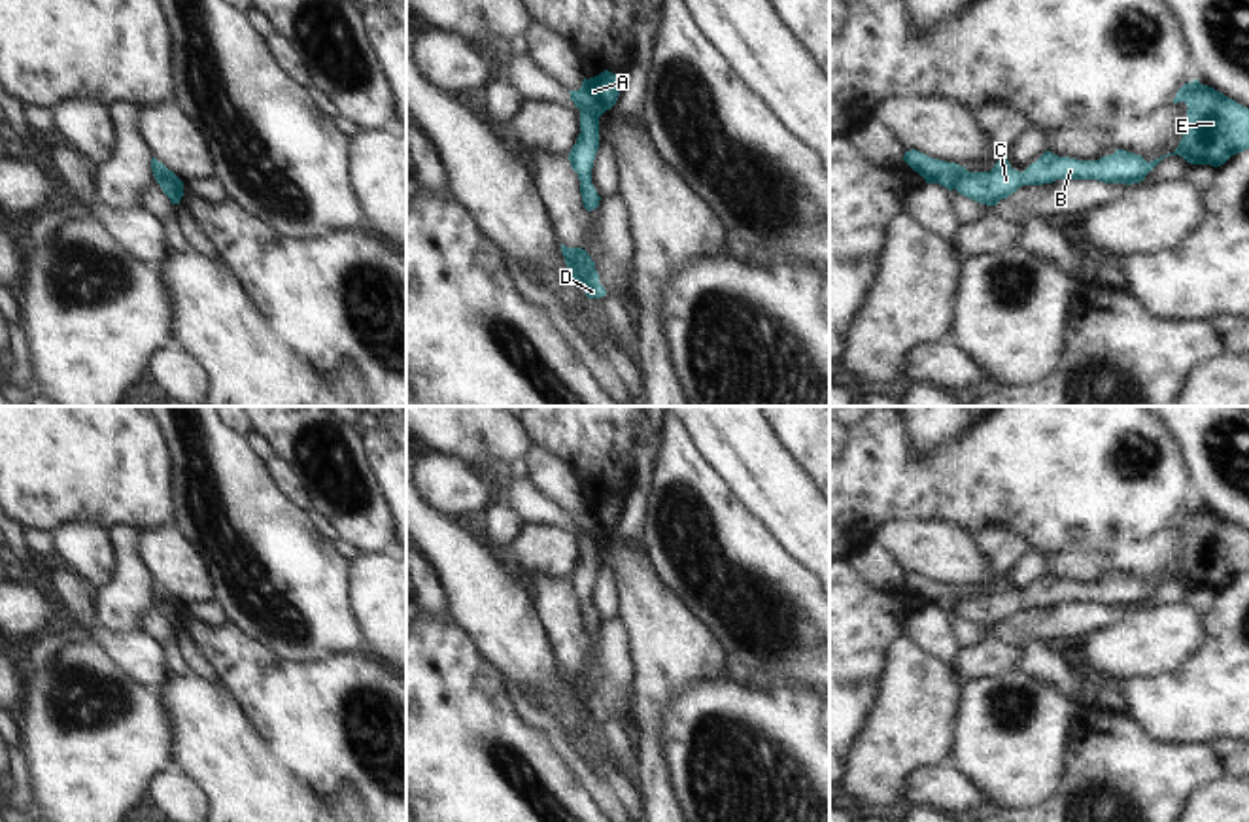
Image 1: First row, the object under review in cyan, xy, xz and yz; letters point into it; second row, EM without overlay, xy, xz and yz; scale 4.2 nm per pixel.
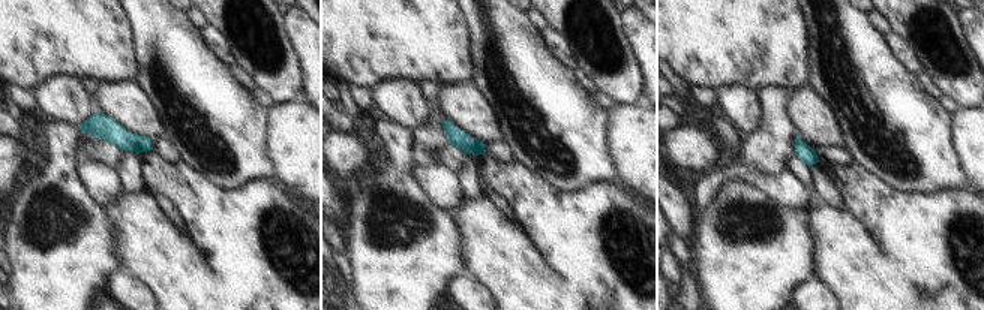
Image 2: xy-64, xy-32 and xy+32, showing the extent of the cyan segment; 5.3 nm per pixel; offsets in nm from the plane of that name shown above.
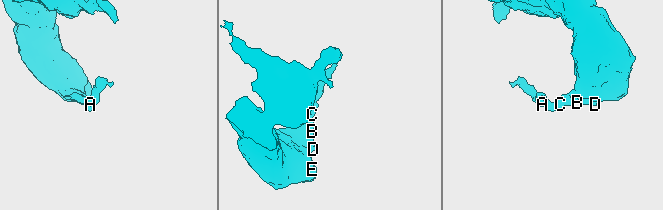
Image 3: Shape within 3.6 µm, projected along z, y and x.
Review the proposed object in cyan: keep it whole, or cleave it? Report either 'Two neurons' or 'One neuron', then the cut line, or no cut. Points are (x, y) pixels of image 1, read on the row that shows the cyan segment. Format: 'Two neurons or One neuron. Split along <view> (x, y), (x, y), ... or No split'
Two neurons. Split along xy (157, 178), (182, 191).

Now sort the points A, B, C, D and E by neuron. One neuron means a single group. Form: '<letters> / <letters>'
A / B C D E

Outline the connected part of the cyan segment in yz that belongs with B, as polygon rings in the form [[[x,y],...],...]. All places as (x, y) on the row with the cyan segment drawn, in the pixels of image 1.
[[[1194,79],[1194,81],[1190,81],[1190,83],[1185,83],[1185,85],[1177,91],[1177,94],[1175,94],[1175,98],[1173,98],[1173,104],[1177,104],[1177,102],[1185,102],[1187,108],[1189,108],[1189,110],[1187,110],[1187,130],[1185,130],[1185,134],[1183,134],[1183,138],[1181,138],[1177,149],[1175,149],[1173,153],[1162,155],[1160,159],[1155,159],[1155,161],[1147,163],[1141,155],[1136,155],[1136,153],[1130,153],[1130,151],[1124,151],[1124,149],[1117,149],[1113,155],[1105,155],[1105,157],[1102,157],[1102,159],[1098,159],[1098,161],[1077,161],[1077,159],[1058,157],[1058,155],[1054,155],[1054,153],[1051,153],[1051,151],[1045,151],[1045,153],[1043,153],[1035,163],[1032,163],[1024,172],[1018,172],[1018,170],[1015,170],[1015,168],[1009,164],[1009,161],[1007,161],[1005,157],[1001,157],[1001,159],[994,164],[994,168],[992,168],[990,172],[969,172],[969,170],[967,170],[967,172],[958,180],[956,191],[958,191],[960,195],[964,195],[964,197],[975,200],[975,202],[981,202],[981,204],[986,204],[986,206],[996,206],[1001,198],[1007,198],[1009,195],[1013,195],[1013,193],[1015,193],[1018,187],[1022,187],[1022,185],[1043,185],[1043,183],[1052,183],[1052,181],[1056,181],[1056,180],[1098,180],[1098,181],[1104,181],[1104,183],[1126,183],[1126,185],[1132,185],[1132,183],[1143,181],[1145,176],[1147,176],[1164,157],[1170,157],[1170,155],[1179,155],[1179,157],[1183,157],[1183,159],[1185,159],[1187,163],[1190,163],[1190,164],[1211,164],[1211,166],[1217,168],[1217,166],[1224,164],[1232,155],[1249,149],[1249,108],[1245,108],[1245,106],[1238,104],[1236,100],[1224,96],[1223,93],[1215,91],[1213,87],[1202,85],[1198,79]]]

